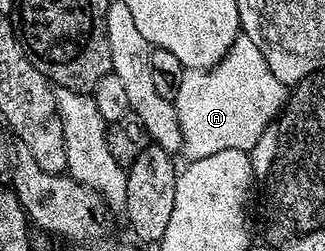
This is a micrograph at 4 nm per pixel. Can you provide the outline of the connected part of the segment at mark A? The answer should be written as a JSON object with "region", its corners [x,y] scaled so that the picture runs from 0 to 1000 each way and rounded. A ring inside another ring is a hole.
{"region":[[[748,131],[726,143],[720,179],[671,243],[665,263],[643,267],[634,283],[569,279],[560,307],[560,355],[548,355],[538,394],[542,462],[560,514],[566,578],[563,614],[578,614],[582,637],[646,625],[646,610],[683,610],[683,594],[732,594],[772,606],[775,582],[812,538],[812,518],[837,490],[837,470],[874,426],[874,390],[886,378],[889,351],[818,259],[794,179],[769,163],[769,147]]]}

